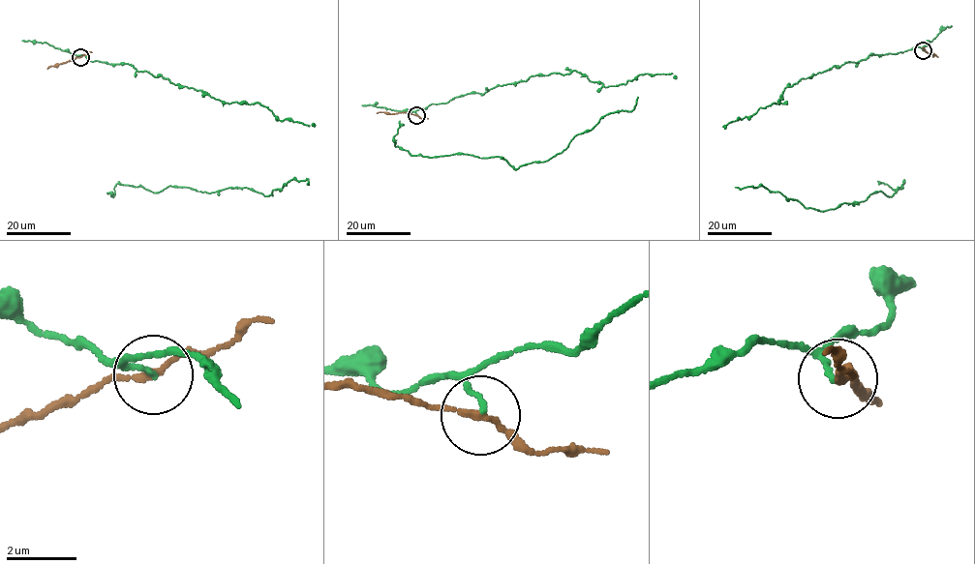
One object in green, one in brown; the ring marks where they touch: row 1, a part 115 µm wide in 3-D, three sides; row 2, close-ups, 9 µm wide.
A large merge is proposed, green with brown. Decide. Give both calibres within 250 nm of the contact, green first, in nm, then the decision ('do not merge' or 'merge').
130/170 nm | do not merge

